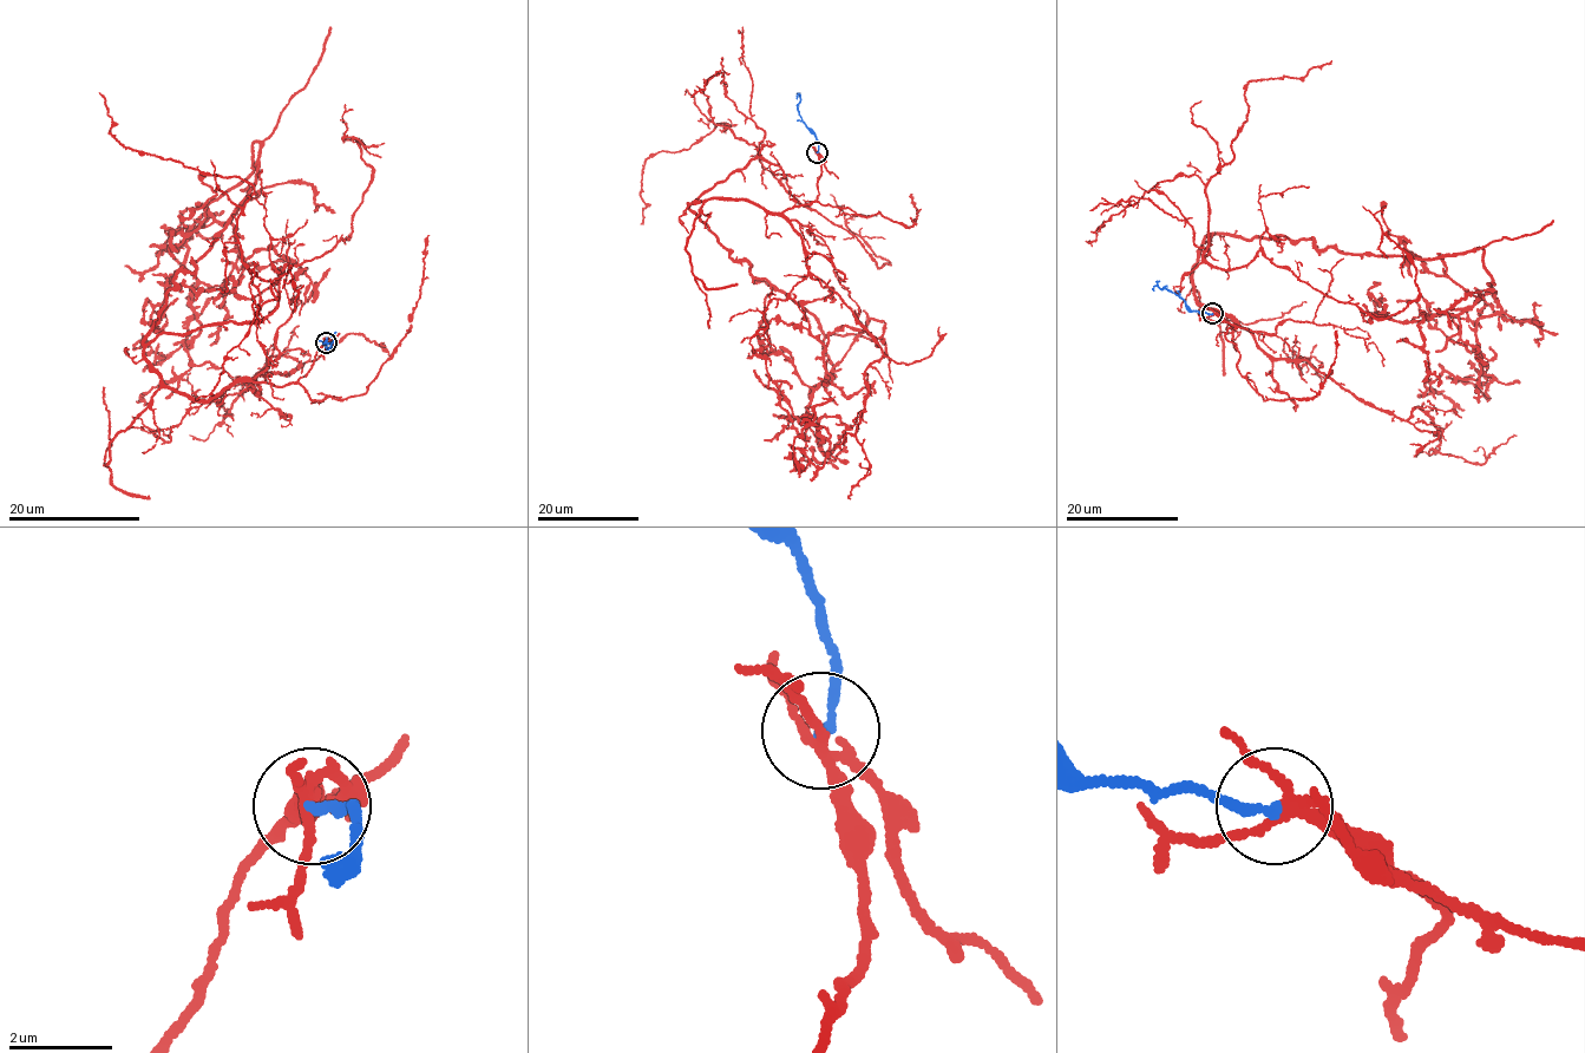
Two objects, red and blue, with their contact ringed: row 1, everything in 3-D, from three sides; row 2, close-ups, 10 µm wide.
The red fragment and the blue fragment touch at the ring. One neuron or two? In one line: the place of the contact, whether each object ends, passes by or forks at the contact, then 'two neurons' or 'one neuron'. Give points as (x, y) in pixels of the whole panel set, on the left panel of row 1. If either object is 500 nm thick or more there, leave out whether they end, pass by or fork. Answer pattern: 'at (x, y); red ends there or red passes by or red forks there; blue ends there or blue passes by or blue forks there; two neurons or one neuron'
at (326, 342); red forks there; blue ends there; one neuron

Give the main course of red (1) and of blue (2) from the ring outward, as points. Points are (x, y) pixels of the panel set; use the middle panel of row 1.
1: (817, 152), (809, 204), (688, 204), (824, 335), (833, 366), (803, 416), (829, 437), (813, 412), (799, 477)
2: (817, 152), (816, 136), (799, 115), (797, 98)

